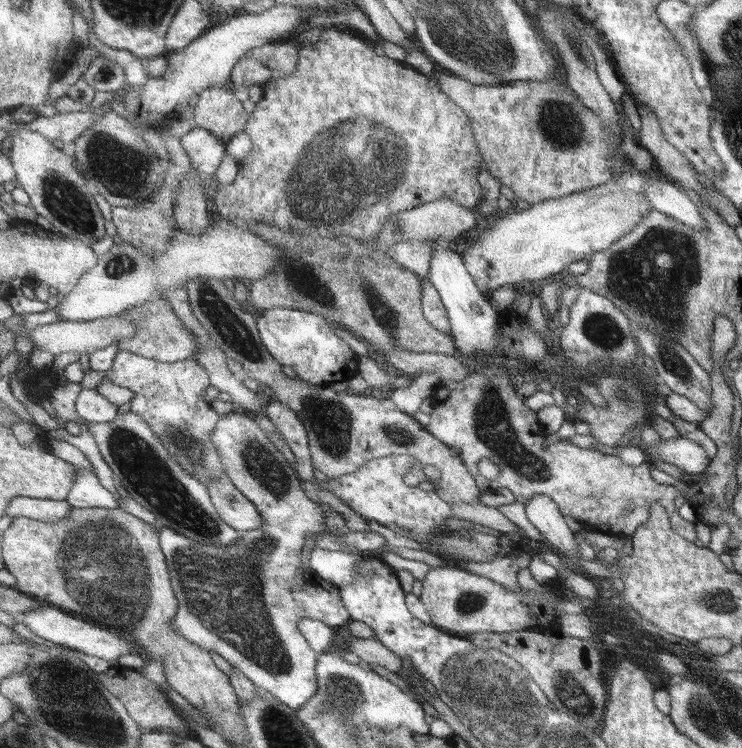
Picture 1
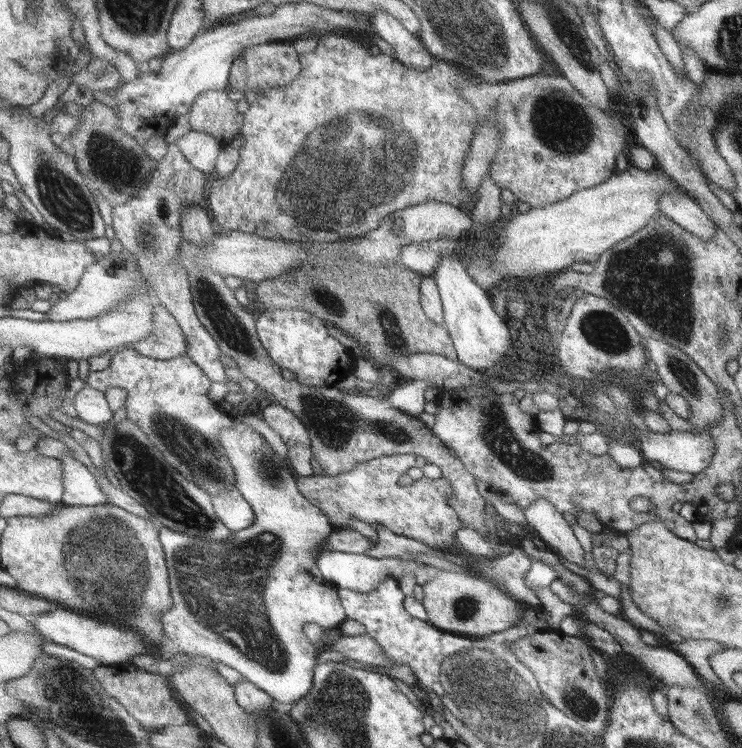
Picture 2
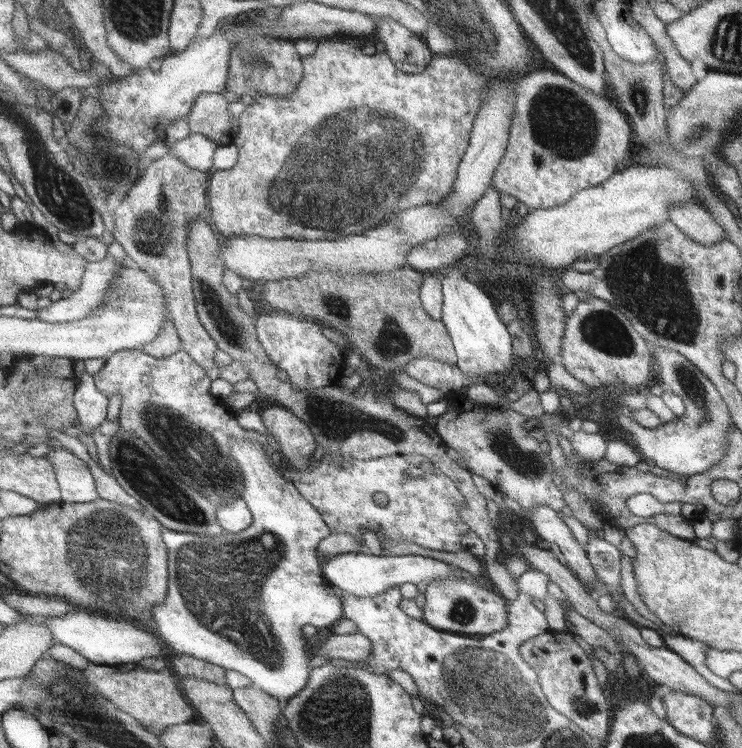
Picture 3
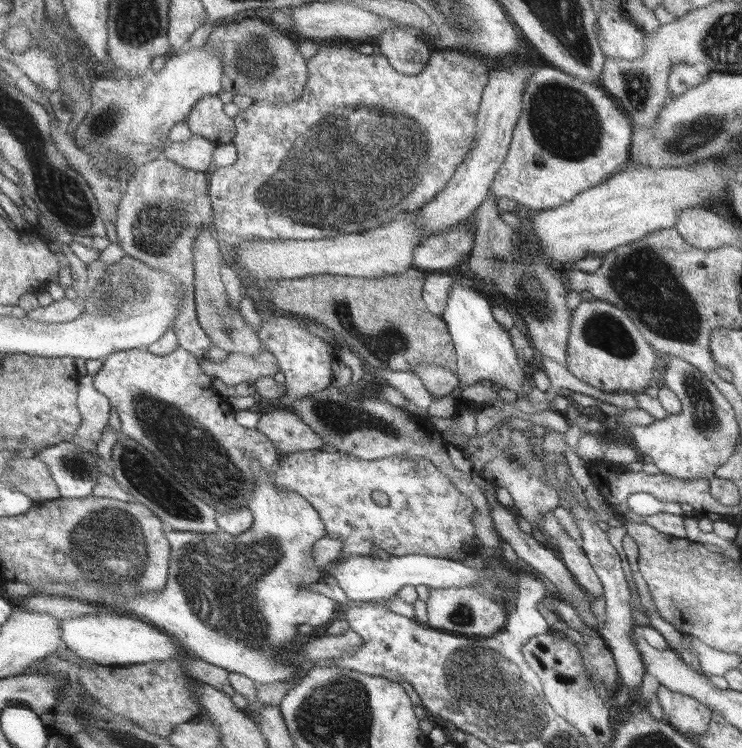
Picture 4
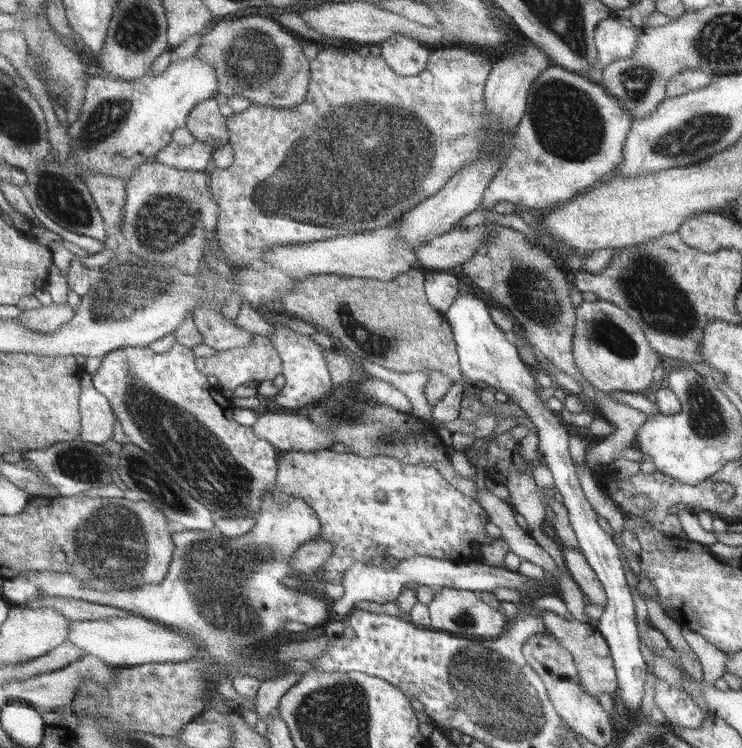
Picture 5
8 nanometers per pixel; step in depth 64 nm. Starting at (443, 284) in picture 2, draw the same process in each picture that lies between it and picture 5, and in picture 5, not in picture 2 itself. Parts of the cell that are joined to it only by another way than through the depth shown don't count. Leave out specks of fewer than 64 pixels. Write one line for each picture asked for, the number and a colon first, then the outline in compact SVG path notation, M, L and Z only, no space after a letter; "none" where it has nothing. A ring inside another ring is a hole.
3: M453 264L449 268L439 270L437 274L443 280L443 304L445 314L443 322L447 324L449 334L453 336L453 344L457 348L459 366L467 374L483 374L491 376L495 380L501 380L503 374L513 366L513 344L507 324L499 316L499 306L493 302L491 292L487 292L487 286L477 286L477 282L467 280L467 276Z
4: M455 280L449 292L449 304L443 318L449 324L449 330L455 340L455 348L459 356L459 376L463 382L461 388L479 382L487 382L487 384L497 382L507 390L525 396L523 384L527 380L527 374L523 372L523 362L519 362L517 350L511 342L507 328L495 320L491 300L483 296L483 292L467 288L459 280Z
5: M459 294L451 306L451 310L445 314L449 324L453 326L453 334L457 338L457 348L459 348L459 356L461 356L461 372L463 372L463 380L459 380L451 392L433 408L433 416L439 422L449 422L455 418L461 418L461 408L465 406L465 390L467 386L487 386L491 390L501 390L507 396L511 396L513 402L517 402L519 408L523 408L529 418L533 420L533 424L539 428L539 438L541 438L541 452L545 456L545 462L549 464L551 472L555 474L555 484L557 490L563 496L563 504L569 510L569 520L571 526L577 534L579 540L579 548L585 556L587 566L591 566L593 574L597 576L597 582L603 586L605 592L605 610L597 622L597 632L601 632L601 636L605 638L605 644L611 650L611 658L613 658L613 668L615 668L615 692L623 702L625 702L625 710L629 712L629 716L639 714L639 706L641 706L641 696L643 696L643 680L645 680L645 672L647 672L647 664L643 662L643 656L639 652L639 630L635 624L635 610L633 610L633 602L631 602L631 590L625 582L625 574L621 568L621 560L617 554L617 548L613 544L613 534L607 534L599 528L597 524L597 514L591 510L591 506L585 500L583 488L579 486L579 478L577 478L577 470L573 466L571 460L571 450L569 450L569 426L563 424L561 416L555 414L553 410L549 410L541 398L539 398L539 384L529 368L529 364L525 364L519 356L519 350L515 348L511 334L503 332L491 318L491 306L485 304L485 300L479 300L473 294Z

